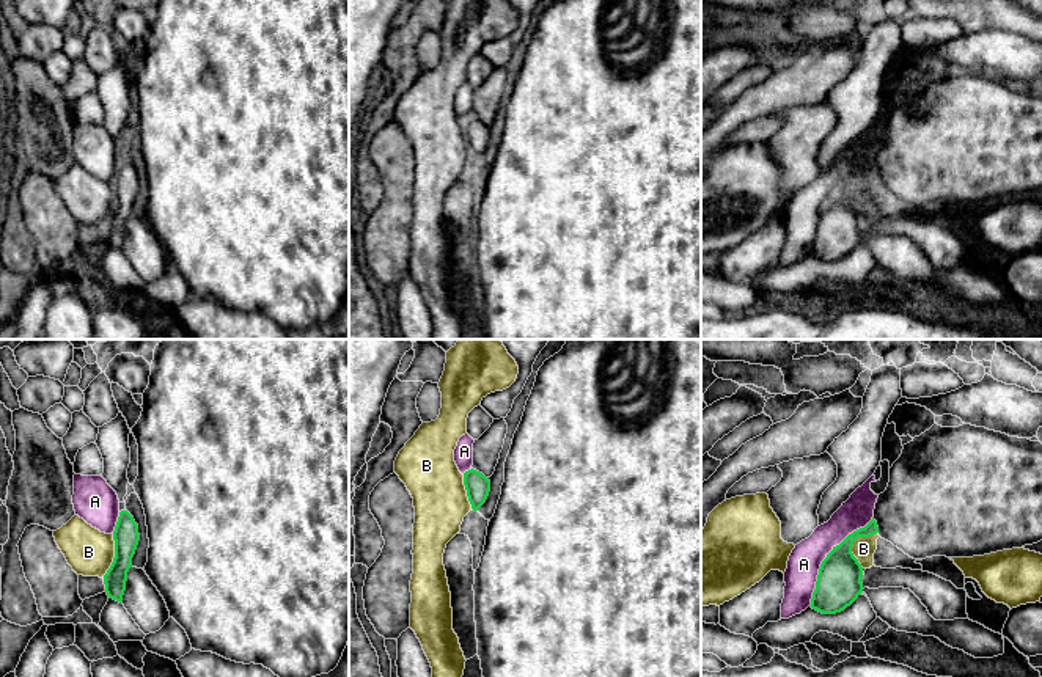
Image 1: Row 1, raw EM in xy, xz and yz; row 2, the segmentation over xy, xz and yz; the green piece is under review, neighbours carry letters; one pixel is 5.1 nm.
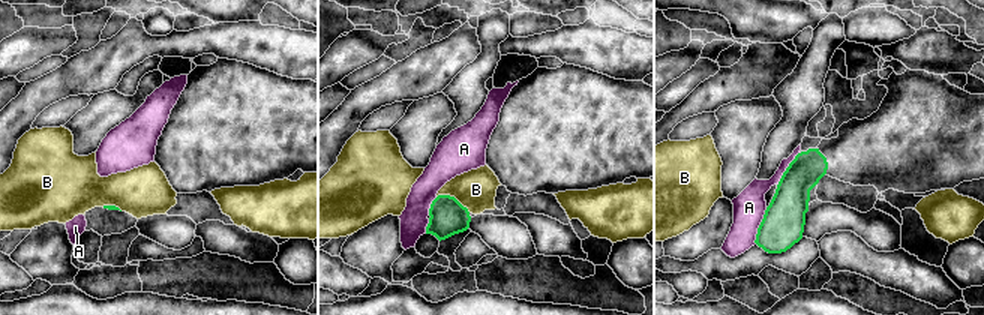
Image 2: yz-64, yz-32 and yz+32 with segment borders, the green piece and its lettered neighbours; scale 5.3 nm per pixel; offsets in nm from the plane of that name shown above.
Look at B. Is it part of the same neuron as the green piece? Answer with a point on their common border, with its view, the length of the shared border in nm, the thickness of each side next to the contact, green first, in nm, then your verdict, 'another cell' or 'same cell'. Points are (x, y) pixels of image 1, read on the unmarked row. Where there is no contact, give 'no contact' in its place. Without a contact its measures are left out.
yz (852, 192) | 200 nm | 220/120 nm | another cell

